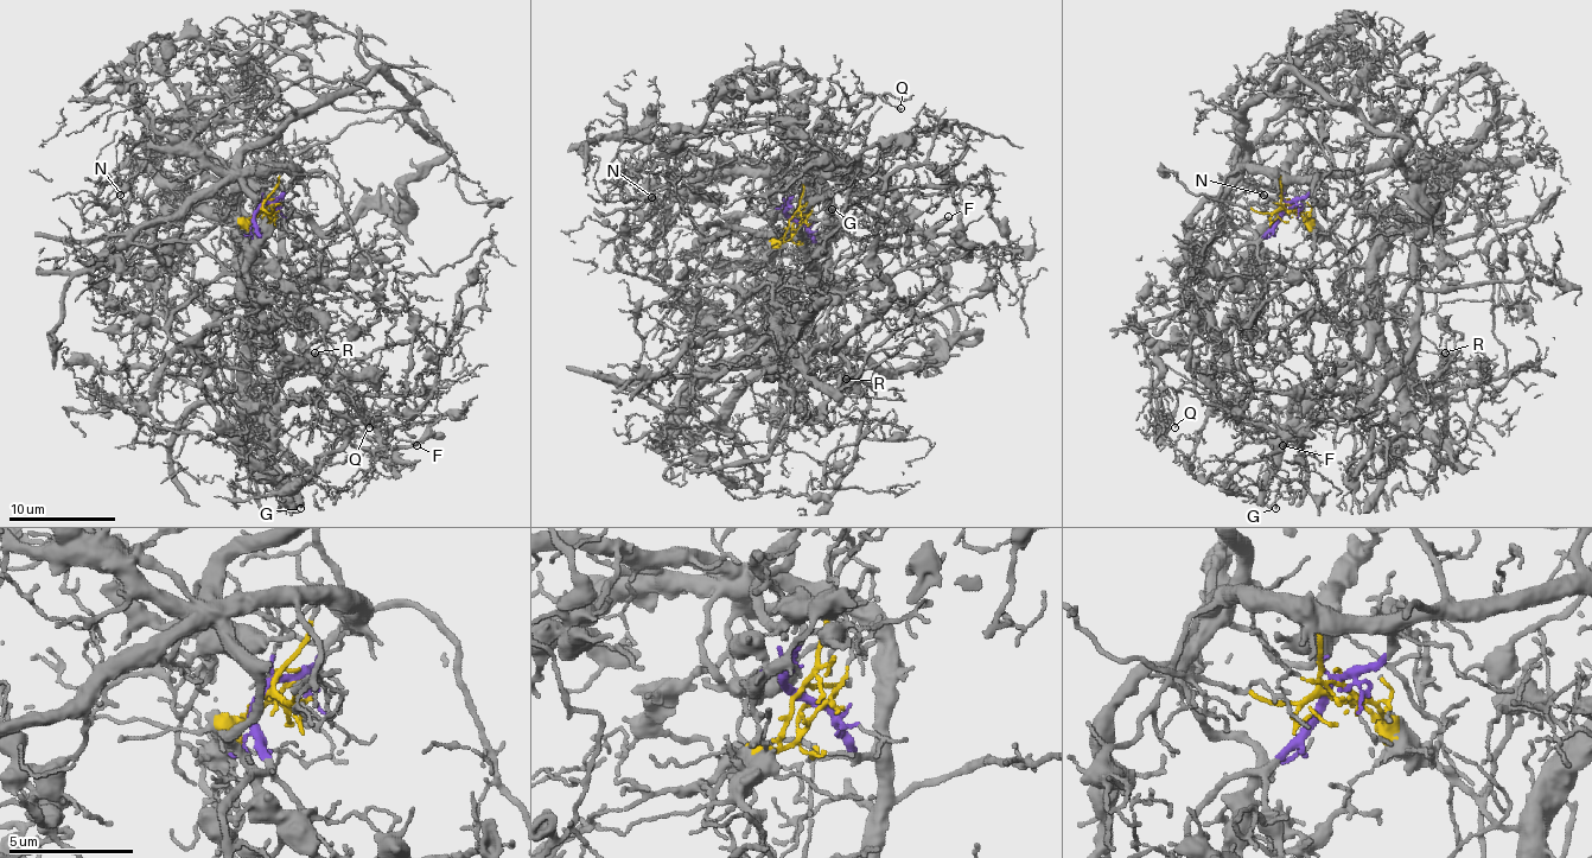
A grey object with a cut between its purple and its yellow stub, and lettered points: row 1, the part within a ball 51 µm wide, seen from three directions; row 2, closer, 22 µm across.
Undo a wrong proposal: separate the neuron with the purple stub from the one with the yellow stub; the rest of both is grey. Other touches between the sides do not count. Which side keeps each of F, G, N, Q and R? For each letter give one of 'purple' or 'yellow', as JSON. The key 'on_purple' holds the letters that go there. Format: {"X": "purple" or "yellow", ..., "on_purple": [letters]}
{"F": "purple", "G": "purple", "N": "purple", "Q": "purple", "R": "yellow", "on_purple": ["F", "G", "N", "Q"]}

